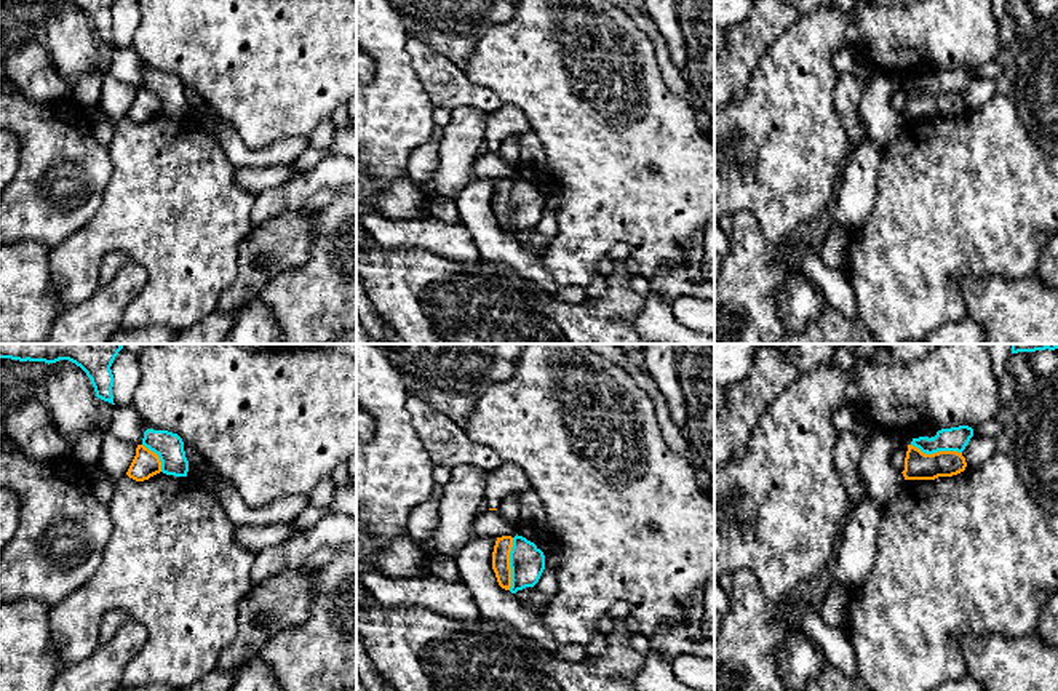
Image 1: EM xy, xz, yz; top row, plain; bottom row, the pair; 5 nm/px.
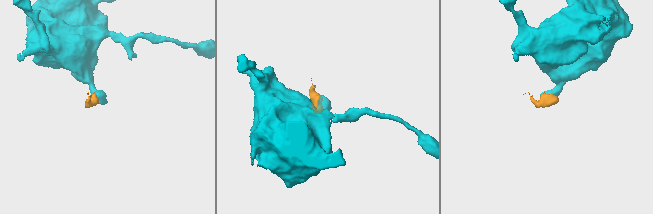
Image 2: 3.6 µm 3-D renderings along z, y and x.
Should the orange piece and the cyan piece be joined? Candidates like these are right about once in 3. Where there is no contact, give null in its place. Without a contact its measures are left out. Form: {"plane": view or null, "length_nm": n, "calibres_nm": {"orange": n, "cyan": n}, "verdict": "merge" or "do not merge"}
{"plane": "xz", "length_nm": 260, "calibres_nm": {"orange": 100, "cyan": 170}, "verdict": "do not merge"}

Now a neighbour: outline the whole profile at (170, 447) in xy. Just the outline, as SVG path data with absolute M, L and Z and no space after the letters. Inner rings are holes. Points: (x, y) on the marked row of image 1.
M147 429L142 445L160 457L163 473L187 477L189 461L185 457L184 441L177 433Z

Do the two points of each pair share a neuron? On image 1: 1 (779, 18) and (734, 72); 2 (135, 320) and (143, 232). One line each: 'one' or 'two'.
1: one
2: one

